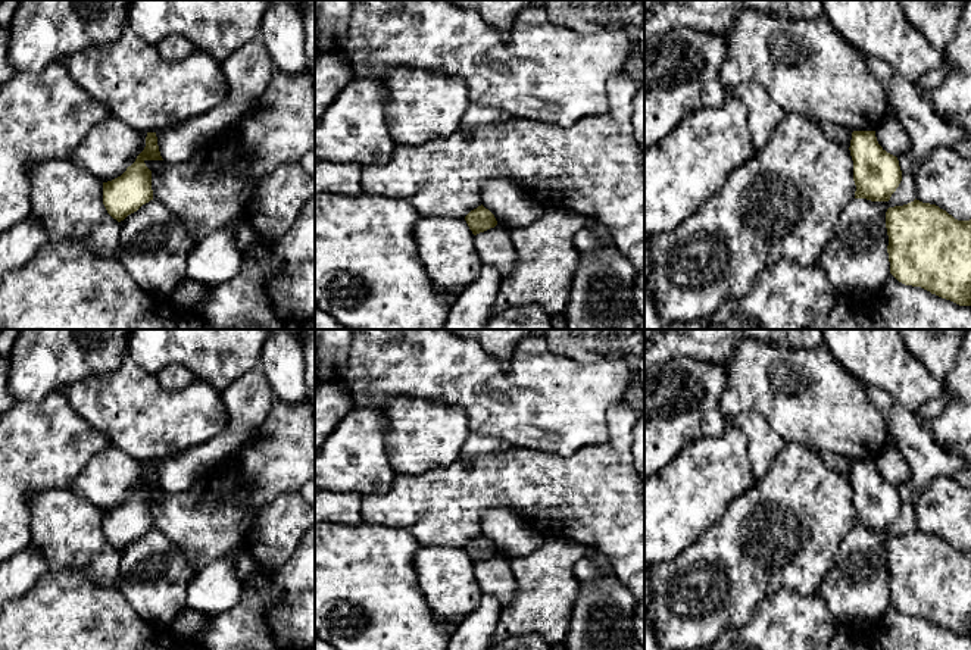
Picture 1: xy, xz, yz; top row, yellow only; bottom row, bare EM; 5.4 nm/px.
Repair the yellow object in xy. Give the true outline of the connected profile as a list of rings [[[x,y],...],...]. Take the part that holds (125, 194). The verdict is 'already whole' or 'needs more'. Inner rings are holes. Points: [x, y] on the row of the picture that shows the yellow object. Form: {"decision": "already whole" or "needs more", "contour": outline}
{"decision": "already whole", "contour": [[[147,132],[144,150],[121,176],[103,182],[103,204],[118,222],[153,200],[152,171],[146,160],[163,160],[156,132]]]}

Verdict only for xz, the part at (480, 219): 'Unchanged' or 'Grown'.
Unchanged

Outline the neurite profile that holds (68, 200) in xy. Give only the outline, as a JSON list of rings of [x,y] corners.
[[[69,159],[44,160],[29,171],[34,216],[50,241],[72,240],[115,259],[121,224],[103,204],[103,182]]]

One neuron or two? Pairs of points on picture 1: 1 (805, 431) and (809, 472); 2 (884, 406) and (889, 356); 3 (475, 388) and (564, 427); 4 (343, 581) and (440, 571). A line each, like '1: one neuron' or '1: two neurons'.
1: two neurons
2: two neurons
3: one neuron
4: two neurons

